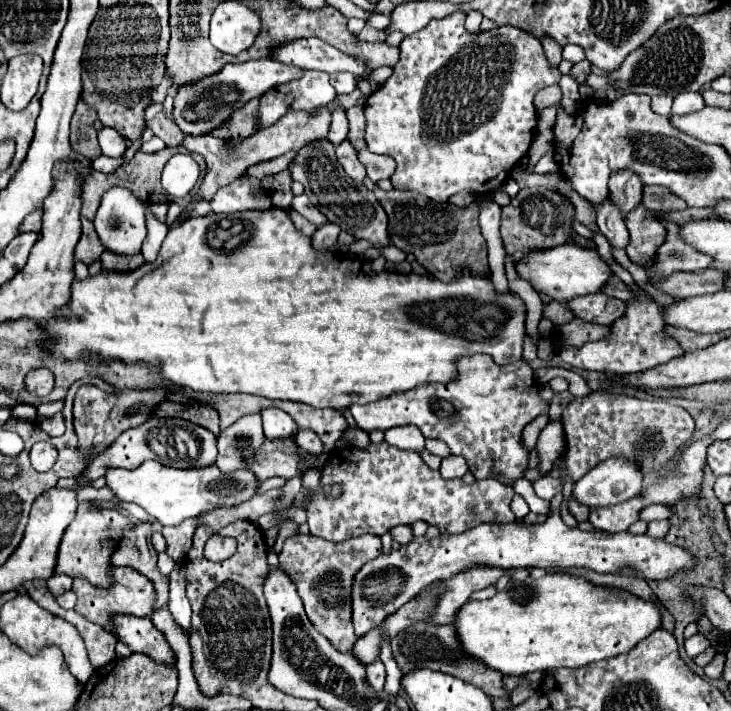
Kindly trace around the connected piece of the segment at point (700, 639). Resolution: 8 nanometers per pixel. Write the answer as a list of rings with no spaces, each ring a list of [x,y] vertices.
[[[696,634],[696,636],[688,638],[684,644],[686,644],[686,654],[688,654],[690,658],[694,658],[694,656],[702,654],[702,652],[710,646],[708,638],[706,638],[706,636],[702,636],[702,634]]]

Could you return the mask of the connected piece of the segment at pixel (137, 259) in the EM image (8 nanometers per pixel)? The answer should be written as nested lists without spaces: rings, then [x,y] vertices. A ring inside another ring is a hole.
[[[104,252],[102,254],[102,270],[110,270],[110,272],[130,272],[136,270],[138,266],[142,266],[142,254],[136,256],[118,256],[112,252]]]

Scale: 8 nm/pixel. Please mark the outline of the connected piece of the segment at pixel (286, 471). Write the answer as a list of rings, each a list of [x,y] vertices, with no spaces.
[[[264,440],[258,452],[252,456],[252,472],[258,480],[268,480],[272,476],[294,478],[298,474],[298,452],[292,440]]]

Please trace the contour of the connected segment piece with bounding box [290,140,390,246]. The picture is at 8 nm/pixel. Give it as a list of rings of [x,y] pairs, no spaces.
[[[316,140],[308,146],[304,146],[296,160],[290,166],[292,178],[304,184],[306,196],[310,202],[334,224],[338,224],[342,230],[352,232],[356,238],[364,238],[372,244],[390,244],[388,242],[388,218],[380,202],[376,200],[374,192],[370,192],[366,186],[356,184],[356,180],[348,178],[344,170],[340,168],[340,162],[336,160],[334,146],[328,140]]]

